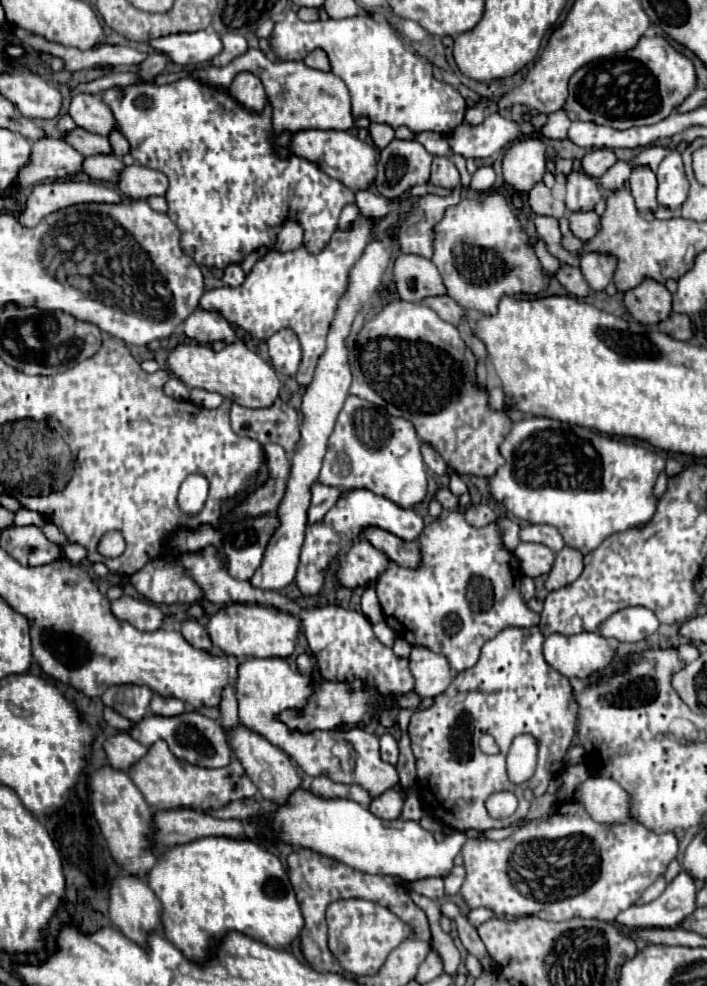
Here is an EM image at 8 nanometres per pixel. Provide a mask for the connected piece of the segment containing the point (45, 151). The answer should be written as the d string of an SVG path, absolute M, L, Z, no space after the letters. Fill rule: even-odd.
M41 138L33 142L31 162L19 174L19 188L29 188L35 182L43 182L47 178L65 178L83 172L83 162L85 156L81 156L65 140Z

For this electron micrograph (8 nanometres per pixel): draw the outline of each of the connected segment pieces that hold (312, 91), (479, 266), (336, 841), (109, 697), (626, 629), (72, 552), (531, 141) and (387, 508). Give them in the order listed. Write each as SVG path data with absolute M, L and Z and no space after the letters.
M249 50L237 60L229 62L225 68L201 66L193 68L193 76L211 86L229 88L239 72L251 72L261 78L269 104L273 104L273 132L297 132L297 130L351 130L355 126L351 118L349 90L345 82L331 74L307 68L303 62L271 62L261 50Z
M491 192L481 200L465 198L457 206L451 206L435 226L433 246L435 254L431 260L445 280L447 294L463 308L473 308L485 316L497 312L503 296L535 296L549 286L549 276L529 244L517 212L499 192Z
M303 788L297 790L285 806L265 814L273 818L273 828L287 844L311 848L367 874L399 876L405 882L421 878L447 878L455 866L457 852L467 842L463 832L455 832L437 842L429 830L421 828L413 820L385 822L353 800L323 800Z
M111 686L101 696L103 704L113 708L117 714L139 722L149 710L149 700L153 692L147 686Z
M623 608L599 626L599 634L605 638L617 638L619 642L639 642L649 638L659 628L657 616L647 608Z
M67 542L67 544L63 544L61 546L61 550L63 550L63 554L65 554L65 558L67 560L71 560L73 564L79 564L83 558L85 558L85 548L81 548L79 544L71 544L71 542Z
M525 136L525 140L517 140L517 144L511 144L503 156L503 178L505 178L505 182L519 194L529 192L535 184L543 182L545 152L547 152L547 142L543 138L537 138L537 136Z
M365 488L347 490L319 524L307 526L295 584L299 586L303 596L317 596L325 584L325 572L341 556L343 550L347 550L357 538L365 534L365 528L381 528L403 540L415 540L421 534L423 526L425 526L423 518L411 508L401 508L395 502L379 494L373 494L371 490L365 490Z

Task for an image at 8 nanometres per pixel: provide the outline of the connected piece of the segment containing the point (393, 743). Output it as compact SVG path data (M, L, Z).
M383 734L381 736L381 758L389 764L397 764L397 758L399 758L399 746L397 746L397 740L391 736L391 734Z

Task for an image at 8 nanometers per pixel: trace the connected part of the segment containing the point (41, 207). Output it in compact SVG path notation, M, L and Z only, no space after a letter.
M55 182L39 184L33 188L27 210L21 214L19 222L27 228L35 228L45 216L65 210L75 204L119 204L123 196L97 182Z

